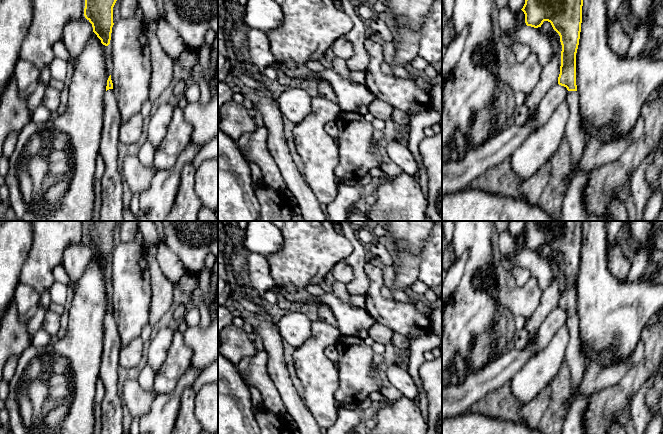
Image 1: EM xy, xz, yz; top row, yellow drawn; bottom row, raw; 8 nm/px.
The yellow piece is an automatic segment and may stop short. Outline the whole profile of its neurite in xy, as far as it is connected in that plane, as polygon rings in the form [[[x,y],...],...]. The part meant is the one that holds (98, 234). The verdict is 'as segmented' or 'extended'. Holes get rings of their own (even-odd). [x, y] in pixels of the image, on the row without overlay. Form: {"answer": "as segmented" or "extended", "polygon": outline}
{"answer": "as segmented", "polygon": [[[86,221],[84,240],[92,248],[93,256],[105,270],[110,268],[113,231],[118,221]]]}

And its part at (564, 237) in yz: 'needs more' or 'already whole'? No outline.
needs more

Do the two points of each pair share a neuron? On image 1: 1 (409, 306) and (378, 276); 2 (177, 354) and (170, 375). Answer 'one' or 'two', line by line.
1: one
2: one

